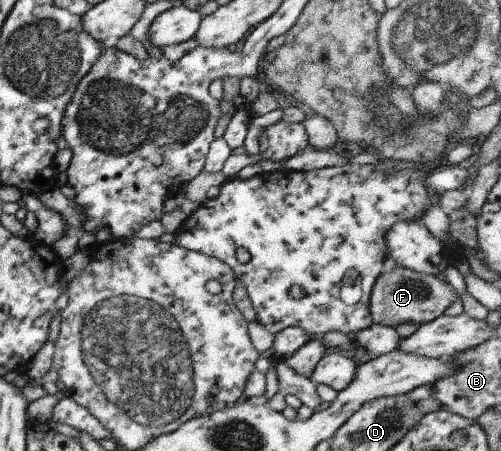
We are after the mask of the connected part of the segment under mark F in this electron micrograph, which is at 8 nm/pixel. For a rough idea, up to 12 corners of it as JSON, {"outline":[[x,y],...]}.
{"outline":[[395,267],[370,292],[372,324],[427,324],[459,297],[430,274]]}

